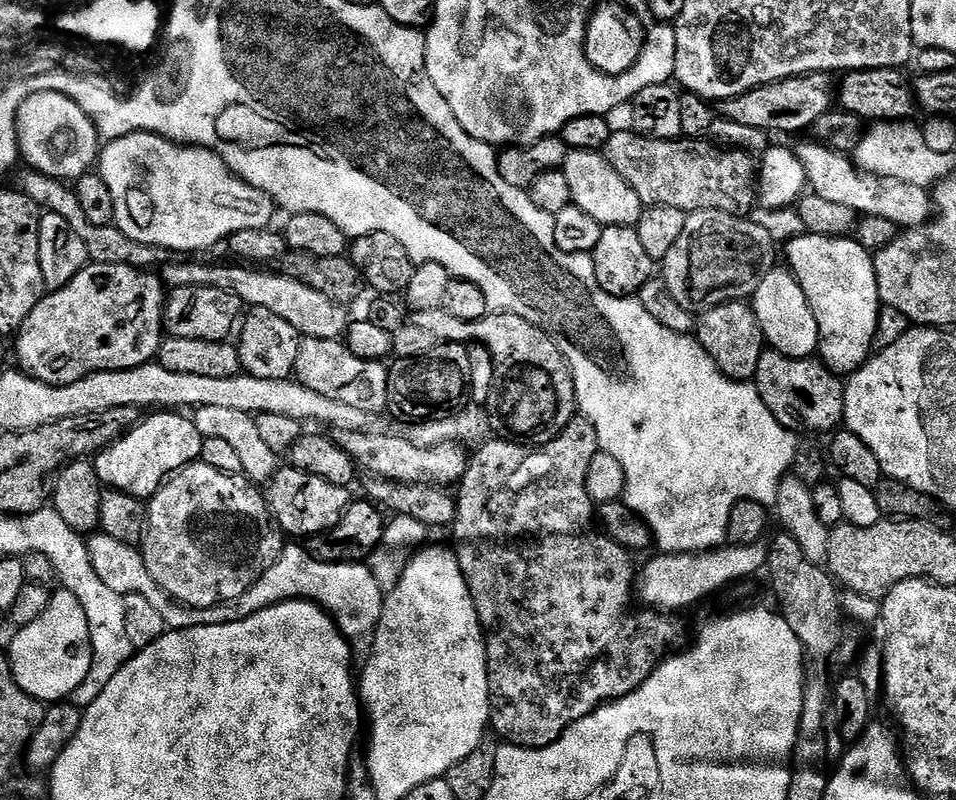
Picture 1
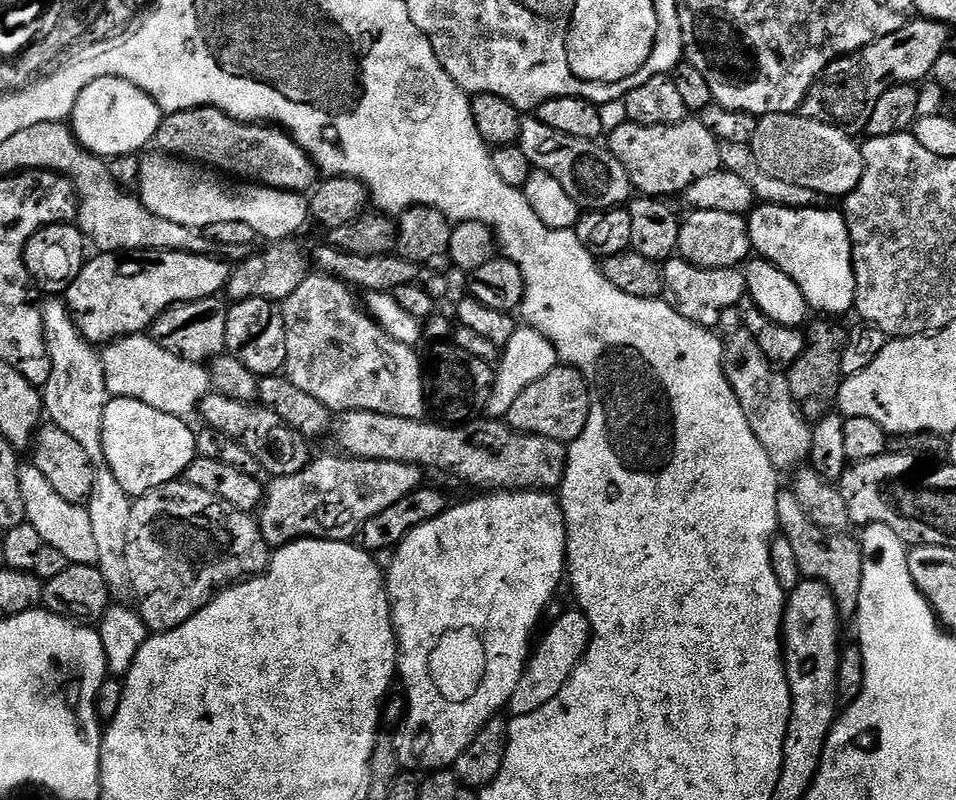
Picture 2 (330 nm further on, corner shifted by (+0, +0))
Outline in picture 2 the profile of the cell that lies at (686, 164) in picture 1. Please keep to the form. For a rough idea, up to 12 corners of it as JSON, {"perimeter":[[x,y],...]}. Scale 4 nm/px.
{"perimeter":[[698,118],[606,136],[640,196],[679,197],[721,171]]}

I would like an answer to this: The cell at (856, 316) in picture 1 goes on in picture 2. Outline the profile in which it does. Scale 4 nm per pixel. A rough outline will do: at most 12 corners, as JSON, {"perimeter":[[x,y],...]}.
{"perimeter":[[761,203],[752,252],[809,309],[856,306],[852,243],[839,211]]}

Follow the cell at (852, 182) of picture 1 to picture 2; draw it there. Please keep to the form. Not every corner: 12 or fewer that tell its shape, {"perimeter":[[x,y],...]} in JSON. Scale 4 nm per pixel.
{"perimeter":[[759,117],[749,147],[790,186],[843,198],[864,173],[849,133]]}

